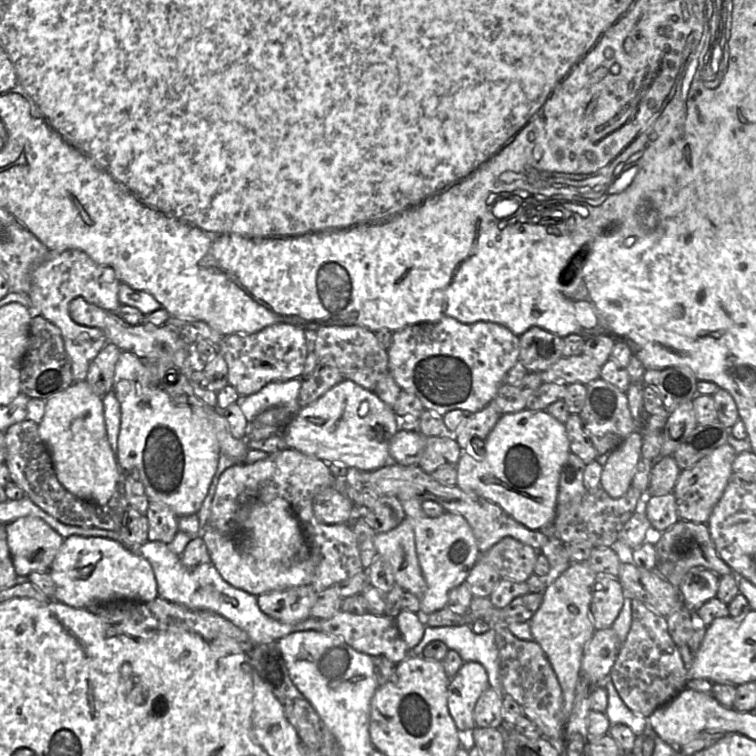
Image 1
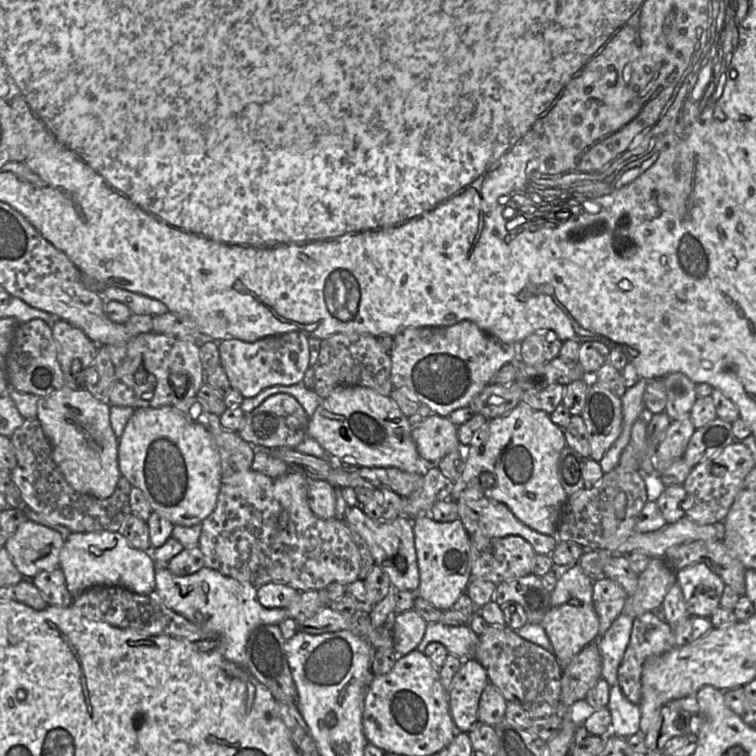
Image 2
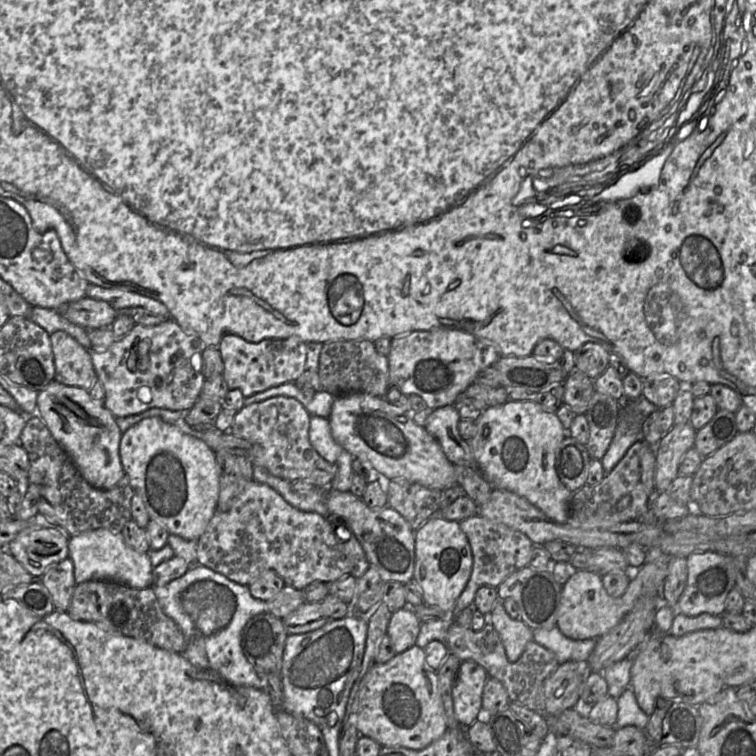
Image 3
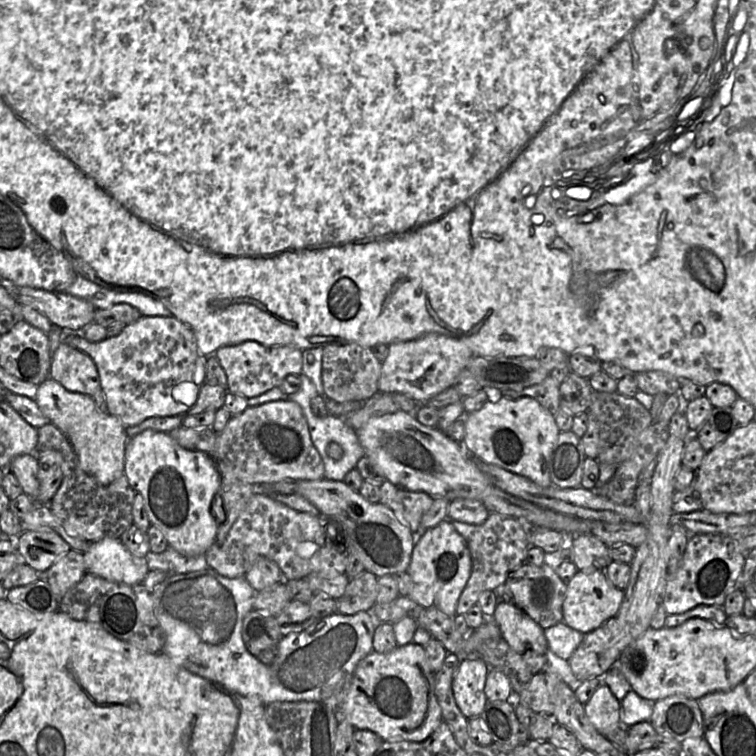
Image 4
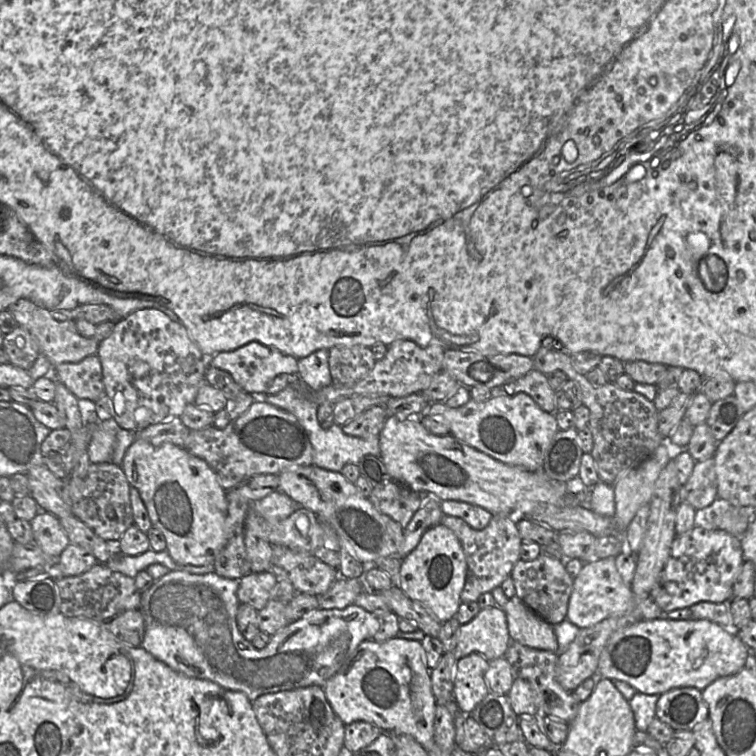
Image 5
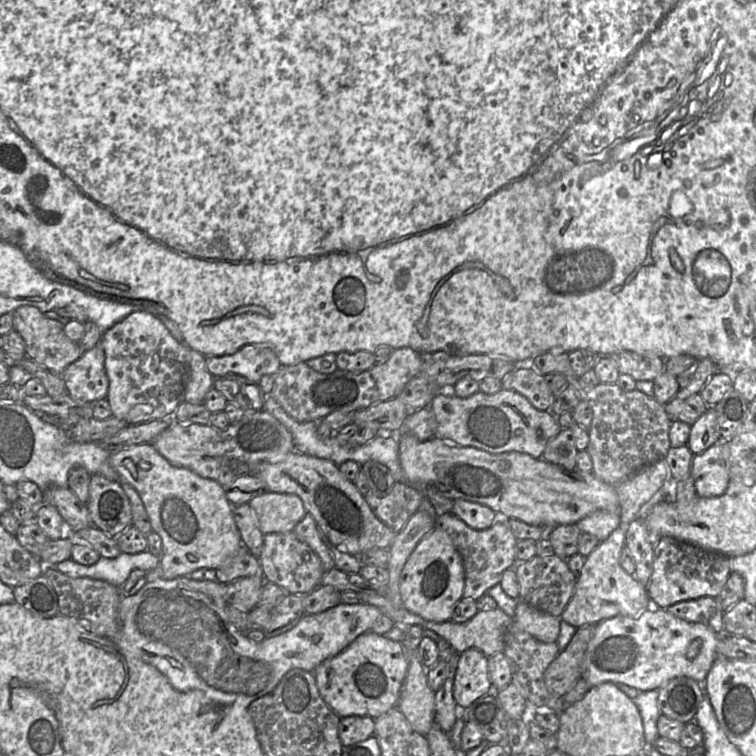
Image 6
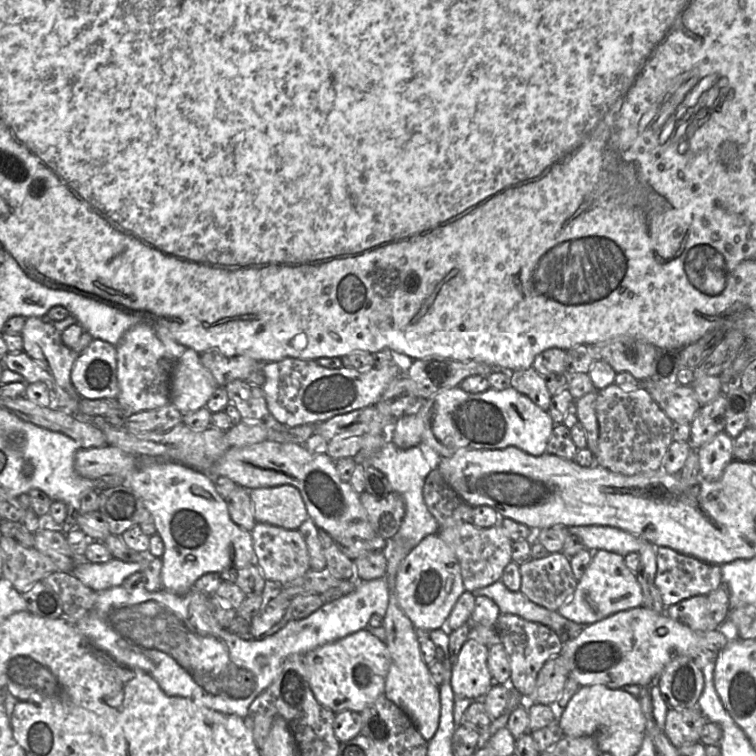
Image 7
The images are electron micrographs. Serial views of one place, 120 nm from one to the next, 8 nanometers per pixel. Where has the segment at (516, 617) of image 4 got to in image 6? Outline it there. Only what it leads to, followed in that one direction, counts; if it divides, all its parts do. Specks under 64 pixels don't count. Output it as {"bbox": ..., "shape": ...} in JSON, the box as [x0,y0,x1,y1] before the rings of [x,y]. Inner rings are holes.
{"bbox":[513,600,560,642],"shape":[[[519,600],[513,620],[535,639],[556,642],[560,630],[560,617],[542,611],[523,600]]]}

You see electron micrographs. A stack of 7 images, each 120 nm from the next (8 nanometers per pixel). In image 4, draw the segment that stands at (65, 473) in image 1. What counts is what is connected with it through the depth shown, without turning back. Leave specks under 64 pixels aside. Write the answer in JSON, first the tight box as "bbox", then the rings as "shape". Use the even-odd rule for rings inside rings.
{"bbox":[34,378,129,485],"shape":[[[51,378],[38,385],[34,401],[50,423],[69,439],[80,467],[88,475],[102,485],[108,485],[124,475],[125,448],[129,438],[118,418],[101,412],[91,396],[68,391]]]}

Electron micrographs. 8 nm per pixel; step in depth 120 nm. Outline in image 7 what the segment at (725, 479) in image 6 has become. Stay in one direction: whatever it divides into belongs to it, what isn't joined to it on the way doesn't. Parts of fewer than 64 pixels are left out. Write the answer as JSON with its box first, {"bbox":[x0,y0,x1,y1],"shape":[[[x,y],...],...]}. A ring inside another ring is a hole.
{"bbox":[699,431,734,481],"shape":[[[725,431],[718,433],[699,448],[700,475],[707,481],[719,480],[726,466],[734,460],[733,448],[734,439]]]}

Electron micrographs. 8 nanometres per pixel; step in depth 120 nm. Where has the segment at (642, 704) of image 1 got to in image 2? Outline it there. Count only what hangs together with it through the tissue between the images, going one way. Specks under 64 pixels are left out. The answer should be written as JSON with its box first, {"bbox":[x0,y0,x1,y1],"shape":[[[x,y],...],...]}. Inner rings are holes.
{"bbox":[618,611,676,704],"shape":[[[653,611],[634,618],[631,638],[618,669],[618,684],[625,697],[633,704],[641,702],[641,674],[645,661],[655,655],[663,654],[676,646],[674,632],[666,621],[660,620]]]}

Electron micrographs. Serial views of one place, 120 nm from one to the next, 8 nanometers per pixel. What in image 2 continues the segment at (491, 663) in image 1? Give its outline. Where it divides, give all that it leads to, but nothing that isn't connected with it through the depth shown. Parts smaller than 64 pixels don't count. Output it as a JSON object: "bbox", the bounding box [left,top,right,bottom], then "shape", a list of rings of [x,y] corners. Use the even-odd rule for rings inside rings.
{"bbox":[415,622,479,659],"shape":[[[428,622],[424,637],[415,648],[423,652],[430,642],[439,642],[450,654],[464,659],[474,659],[474,649],[479,636],[467,626],[450,626],[441,622]]]}

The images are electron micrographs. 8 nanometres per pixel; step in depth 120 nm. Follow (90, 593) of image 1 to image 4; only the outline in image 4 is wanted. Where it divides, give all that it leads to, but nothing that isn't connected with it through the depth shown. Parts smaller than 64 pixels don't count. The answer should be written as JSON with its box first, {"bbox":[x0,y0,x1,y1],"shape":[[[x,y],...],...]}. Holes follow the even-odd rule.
{"bbox":[83,538,149,585],"shape":[[[104,538],[89,544],[83,553],[86,573],[126,585],[141,584],[149,572],[145,557],[136,557],[121,539]]]}

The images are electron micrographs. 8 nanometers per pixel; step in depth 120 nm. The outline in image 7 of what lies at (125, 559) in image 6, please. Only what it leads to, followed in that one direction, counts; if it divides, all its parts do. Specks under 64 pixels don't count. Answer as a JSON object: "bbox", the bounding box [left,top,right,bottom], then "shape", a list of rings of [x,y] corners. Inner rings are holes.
{"bbox":[71,558,147,591],"shape":[[[112,558],[99,564],[80,560],[71,573],[87,587],[94,591],[100,591],[120,586],[130,575],[137,571],[142,572],[146,560],[147,558],[140,562],[124,562]]]}

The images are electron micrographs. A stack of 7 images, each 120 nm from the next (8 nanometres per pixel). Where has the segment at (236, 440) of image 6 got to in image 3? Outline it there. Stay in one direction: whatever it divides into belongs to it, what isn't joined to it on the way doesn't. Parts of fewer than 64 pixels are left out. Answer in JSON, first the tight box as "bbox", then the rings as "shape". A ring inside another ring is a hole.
{"bbox":[228,396,338,488],"shape":[[[277,396],[237,411],[228,432],[252,444],[249,460],[253,466],[260,466],[289,482],[305,481],[315,487],[329,488],[338,469],[324,460],[310,444],[310,416],[297,400]]]}

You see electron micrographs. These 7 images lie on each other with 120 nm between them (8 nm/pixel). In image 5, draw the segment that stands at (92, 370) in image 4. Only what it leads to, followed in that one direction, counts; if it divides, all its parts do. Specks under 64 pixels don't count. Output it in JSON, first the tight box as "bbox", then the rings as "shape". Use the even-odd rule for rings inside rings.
{"bbox":[52,355,104,402],"shape":[[[92,355],[76,363],[62,363],[52,369],[52,377],[59,381],[81,402],[95,402],[104,392],[103,372],[98,355]]]}

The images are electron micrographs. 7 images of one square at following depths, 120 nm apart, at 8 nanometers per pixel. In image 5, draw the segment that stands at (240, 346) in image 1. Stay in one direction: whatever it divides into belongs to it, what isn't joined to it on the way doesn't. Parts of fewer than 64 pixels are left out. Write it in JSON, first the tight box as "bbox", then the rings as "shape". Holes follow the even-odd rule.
{"bbox":[207,342,298,400],"shape":[[[250,342],[233,350],[219,352],[212,357],[207,357],[207,359],[208,365],[228,372],[246,393],[254,396],[254,400],[255,397],[264,395],[277,375],[297,375],[298,372],[296,358],[259,342]]]}

